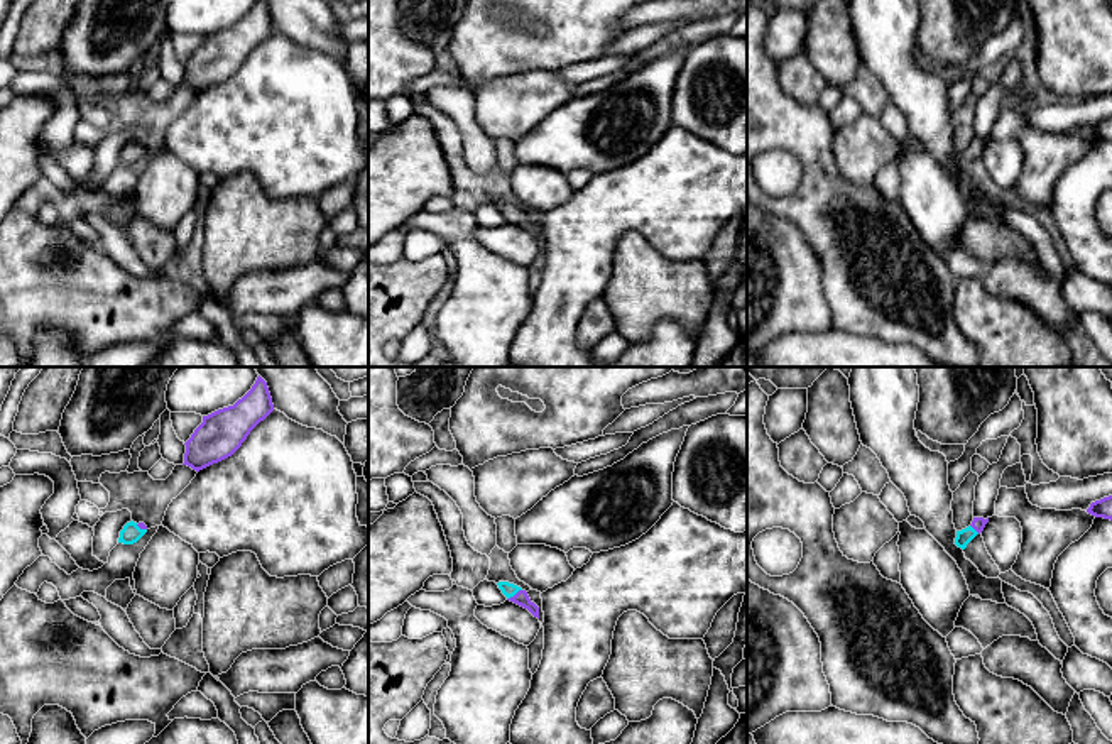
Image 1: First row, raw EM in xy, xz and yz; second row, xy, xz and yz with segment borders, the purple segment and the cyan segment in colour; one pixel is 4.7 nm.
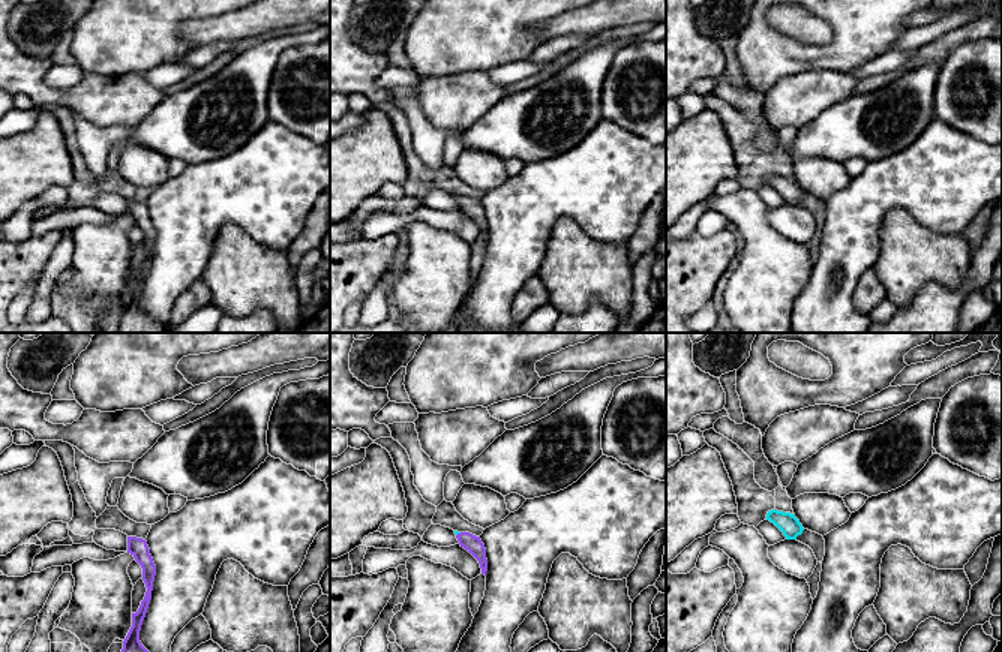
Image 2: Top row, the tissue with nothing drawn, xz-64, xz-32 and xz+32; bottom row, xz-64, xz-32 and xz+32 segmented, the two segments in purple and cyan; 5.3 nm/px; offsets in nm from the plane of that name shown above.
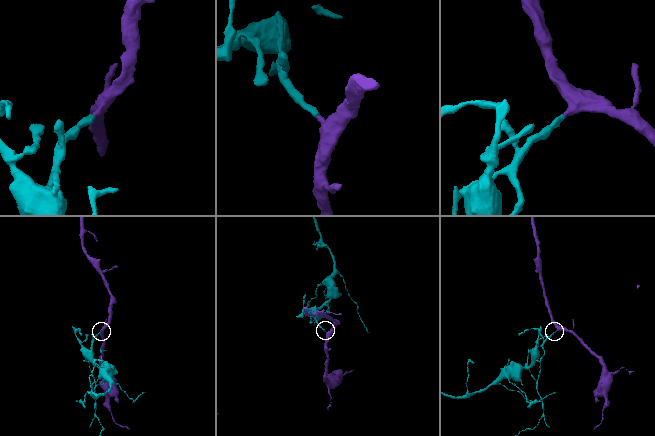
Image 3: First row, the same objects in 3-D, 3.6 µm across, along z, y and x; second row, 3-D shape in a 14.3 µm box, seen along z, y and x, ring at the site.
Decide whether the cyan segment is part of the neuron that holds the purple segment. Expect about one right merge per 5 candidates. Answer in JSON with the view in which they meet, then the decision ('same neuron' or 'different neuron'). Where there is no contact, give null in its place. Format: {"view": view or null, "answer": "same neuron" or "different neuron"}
{"view": "xz", "answer": "same neuron"}

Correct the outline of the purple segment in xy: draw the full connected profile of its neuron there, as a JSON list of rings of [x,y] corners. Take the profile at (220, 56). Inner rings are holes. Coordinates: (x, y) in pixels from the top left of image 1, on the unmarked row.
[[[264,0],[233,27],[203,37],[203,44],[184,64],[184,85],[199,93],[232,78],[250,52],[274,32],[272,19]]]

